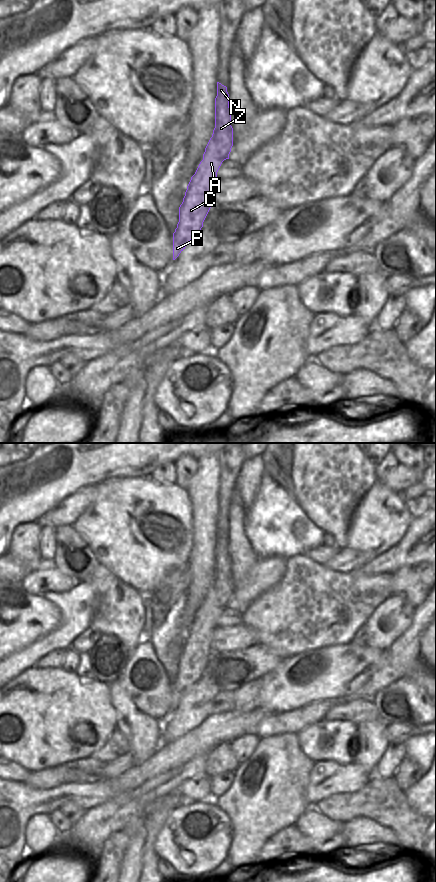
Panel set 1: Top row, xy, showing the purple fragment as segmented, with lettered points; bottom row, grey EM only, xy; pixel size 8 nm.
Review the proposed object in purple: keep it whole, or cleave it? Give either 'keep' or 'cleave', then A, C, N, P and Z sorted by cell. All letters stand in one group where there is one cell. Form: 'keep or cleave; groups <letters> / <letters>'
cleave; groups A C P / N Z

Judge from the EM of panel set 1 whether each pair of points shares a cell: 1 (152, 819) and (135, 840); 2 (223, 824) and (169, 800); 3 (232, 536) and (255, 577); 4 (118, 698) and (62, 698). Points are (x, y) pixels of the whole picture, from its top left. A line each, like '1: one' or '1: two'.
1: two
2: two
3: two
4: two

